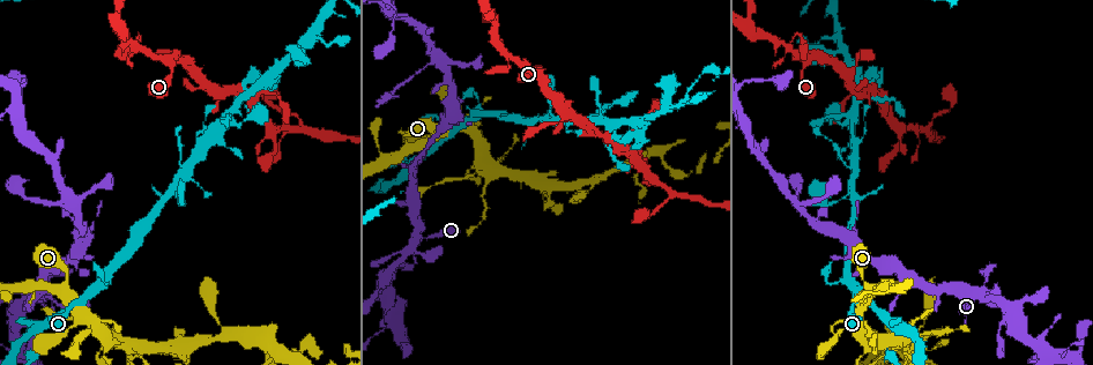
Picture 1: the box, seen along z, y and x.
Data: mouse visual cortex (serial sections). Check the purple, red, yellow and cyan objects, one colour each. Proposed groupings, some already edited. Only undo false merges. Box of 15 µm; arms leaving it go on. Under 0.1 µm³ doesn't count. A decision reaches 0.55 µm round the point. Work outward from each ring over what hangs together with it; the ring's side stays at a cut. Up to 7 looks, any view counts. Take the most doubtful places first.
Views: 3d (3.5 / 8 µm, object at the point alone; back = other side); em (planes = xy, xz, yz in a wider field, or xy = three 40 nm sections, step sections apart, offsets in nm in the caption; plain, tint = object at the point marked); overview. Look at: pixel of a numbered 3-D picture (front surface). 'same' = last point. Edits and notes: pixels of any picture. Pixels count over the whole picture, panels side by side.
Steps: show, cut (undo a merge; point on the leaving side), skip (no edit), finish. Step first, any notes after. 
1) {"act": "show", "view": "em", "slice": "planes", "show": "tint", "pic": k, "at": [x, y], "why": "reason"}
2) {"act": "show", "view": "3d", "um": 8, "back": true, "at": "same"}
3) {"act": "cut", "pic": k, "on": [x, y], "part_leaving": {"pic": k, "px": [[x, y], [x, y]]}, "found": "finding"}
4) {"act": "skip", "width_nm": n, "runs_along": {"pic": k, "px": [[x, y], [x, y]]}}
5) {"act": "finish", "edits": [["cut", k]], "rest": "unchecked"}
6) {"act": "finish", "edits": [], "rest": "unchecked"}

{"act": "show", "view": "3d", "um": 8, "pic": 1, "at": [86, 297], "why": "three-way junction"}

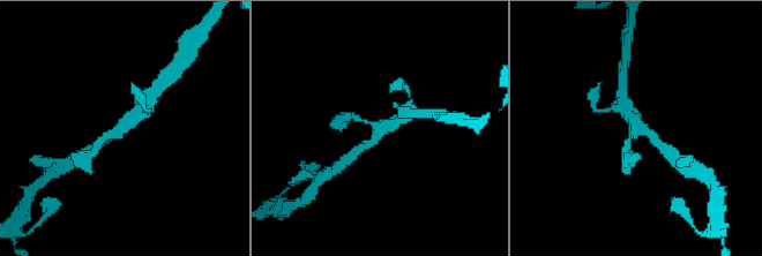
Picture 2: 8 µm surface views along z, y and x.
{"act": "show", "view": "em", "slice": "xy", "step": 1, "show": "tint", "pic": 2, "at": [634, 132], "arms": 3, "arm_widths_nm": [250, 250, 300]}

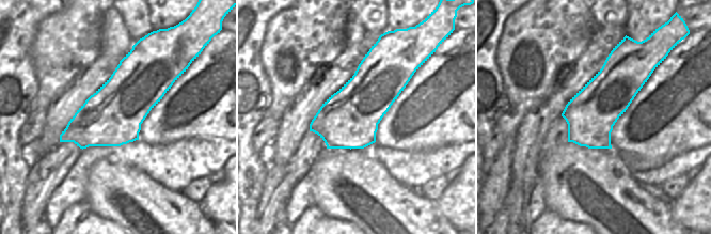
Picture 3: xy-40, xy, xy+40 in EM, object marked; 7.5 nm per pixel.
{"act": "skip", "runs_along": {"pic": 2, "px": [[95, 150], [142, 107]]}, "found": "continuous, no second cell"}

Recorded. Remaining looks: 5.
{"act": "show", "view": "3d", "um": 3.5, "pic": 1, "at": [487, 168], "why": "small branch off a trunk"}

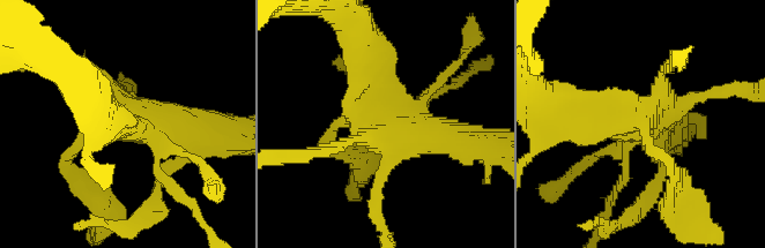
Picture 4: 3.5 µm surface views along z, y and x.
{"act": "show", "view": "em", "slice": "planes", "show": "tint", "pic": 4, "at": [390, 118], "why": "need the tissue"}

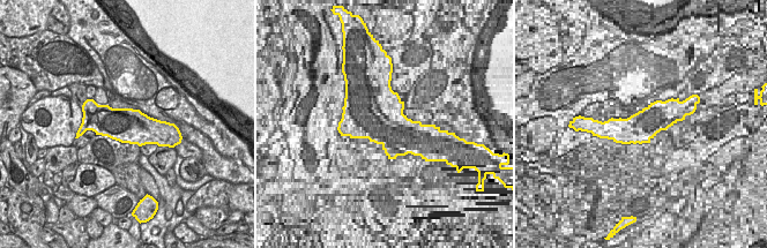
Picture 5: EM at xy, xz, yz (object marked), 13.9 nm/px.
{"act": "show", "view": "em", "slice": "xy", "step": 3, "show": "tint", "at": "same", "why": "another direction"}

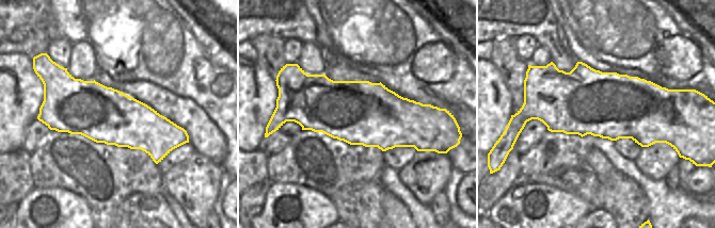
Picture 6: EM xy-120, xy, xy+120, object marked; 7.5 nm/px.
{"act": "skip", "runs_along": {"pic": 4, "px": [[363, 50], [377, 106], [462, 138]]}, "found": "continuous, no second cell"}

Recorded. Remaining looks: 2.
{"act": "show", "view": "3d", "um": 3.5, "back": true, "pic": 1, "at": [419, 254], "why": "thin neck"}

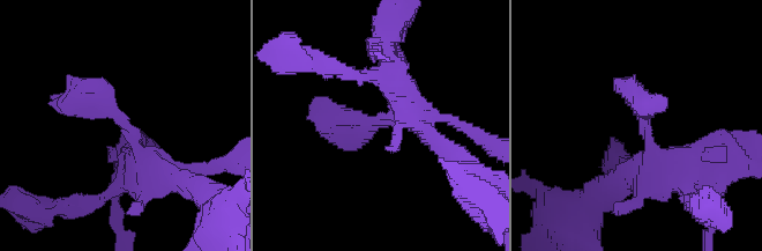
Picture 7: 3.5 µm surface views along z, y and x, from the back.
{"act": "skip", "runs_along": {"pic": 7, "px": [[690, 181], [655, 155], [640, 112], [651, 102]]}, "found": "one cell here"}

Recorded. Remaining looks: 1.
{"act": "finish", "edits": [], "rest": "unchecked"}

